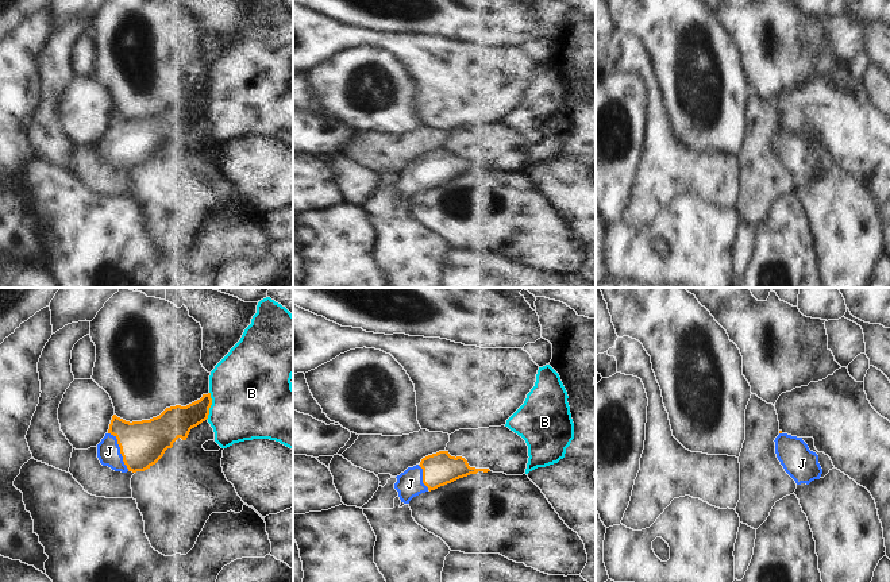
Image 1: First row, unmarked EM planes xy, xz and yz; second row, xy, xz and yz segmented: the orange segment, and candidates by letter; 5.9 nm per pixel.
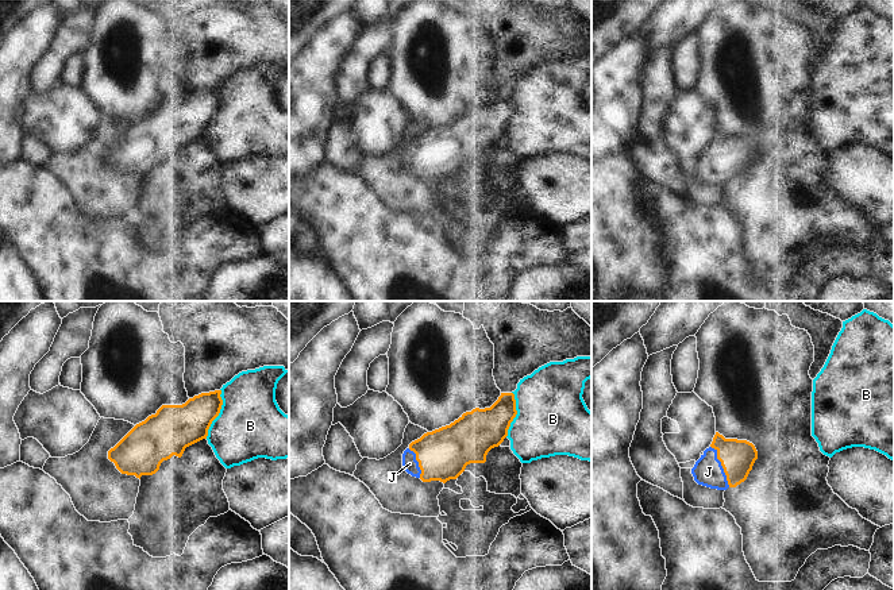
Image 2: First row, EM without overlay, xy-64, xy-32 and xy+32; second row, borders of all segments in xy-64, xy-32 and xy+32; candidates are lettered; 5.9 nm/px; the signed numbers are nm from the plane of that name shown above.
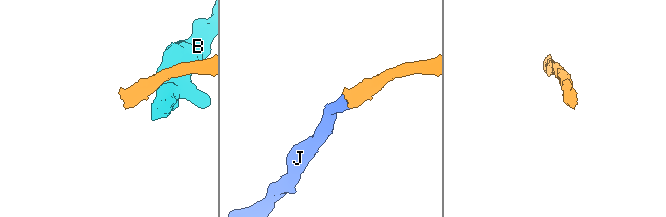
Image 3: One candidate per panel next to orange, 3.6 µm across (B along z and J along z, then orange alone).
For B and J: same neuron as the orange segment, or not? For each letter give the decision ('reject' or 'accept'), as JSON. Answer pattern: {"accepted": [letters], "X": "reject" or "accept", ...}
{"accepted": ["J"], "B": "reject", "J": "accept"}

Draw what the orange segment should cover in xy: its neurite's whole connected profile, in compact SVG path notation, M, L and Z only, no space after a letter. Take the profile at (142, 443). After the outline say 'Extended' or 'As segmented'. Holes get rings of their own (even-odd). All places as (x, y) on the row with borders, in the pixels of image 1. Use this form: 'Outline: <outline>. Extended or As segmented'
Outline: M211 393L186 406L166 408L159 416L142 421L126 421L112 416L109 429L97 444L97 458L115 471L145 471L155 465L167 448L192 428L208 419Z. Extended

